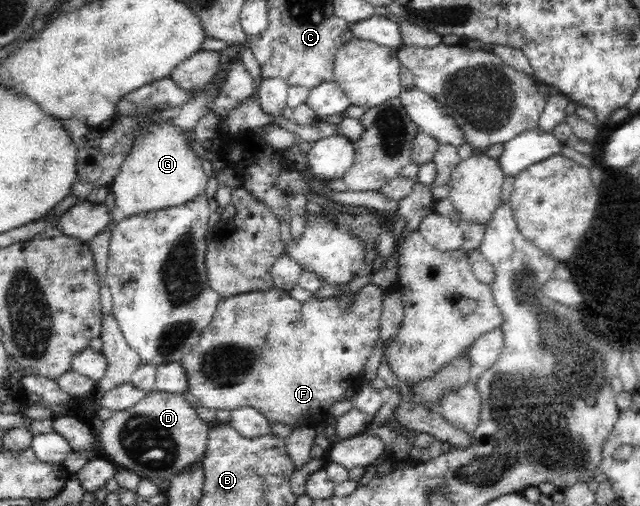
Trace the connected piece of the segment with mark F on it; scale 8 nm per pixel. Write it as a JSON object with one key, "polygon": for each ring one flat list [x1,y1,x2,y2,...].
{"polygon":[[376,284,365,285,364,288,360,289,359,295,353,299,353,303,349,307,351,312,345,316,338,313,337,303,334,303,329,298,318,298,312,295,305,301,297,301,294,297,291,297,290,292,277,288,253,290,249,293,240,293,239,295,222,299,219,305,217,305,213,319,201,331,201,337,194,343,193,350,190,350,190,353,185,355,180,362,182,368,185,368,185,373,188,377,188,392,193,397,196,397,197,405,203,405,207,409,227,409,227,411,231,411,231,409,237,409,241,405,248,405,249,407,254,407,257,411,261,411,269,420,269,423,284,423,291,425,293,428,303,425,316,426,318,422,328,418,328,411,331,409,331,405,343,400,347,389,349,387,353,388,353,379,355,381,361,379,363,367,371,356,371,351,373,351,377,339,380,338,380,315,383,298,387,291,388,289,383,289,383,287,379,287]]}

